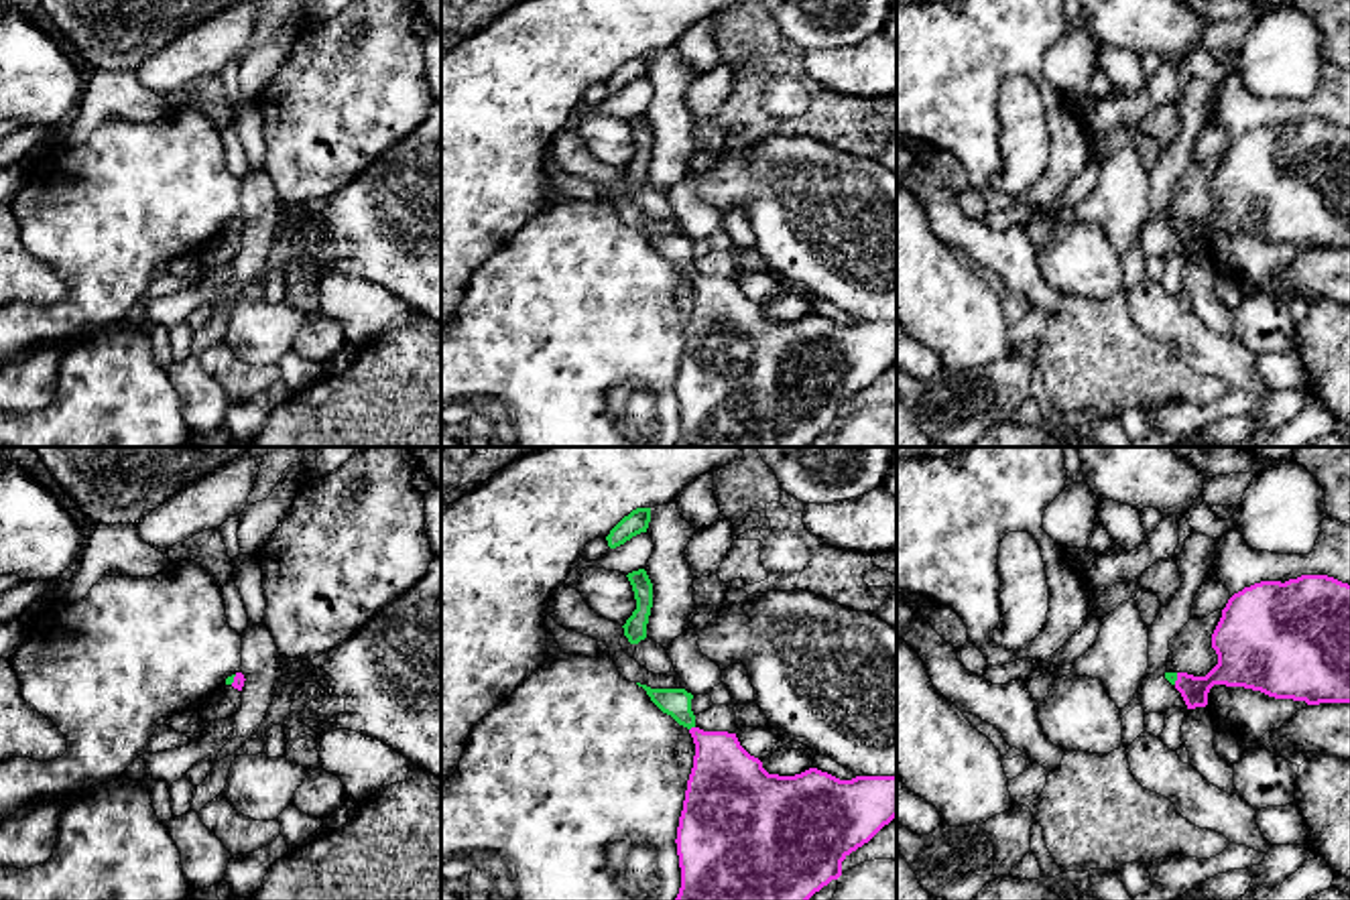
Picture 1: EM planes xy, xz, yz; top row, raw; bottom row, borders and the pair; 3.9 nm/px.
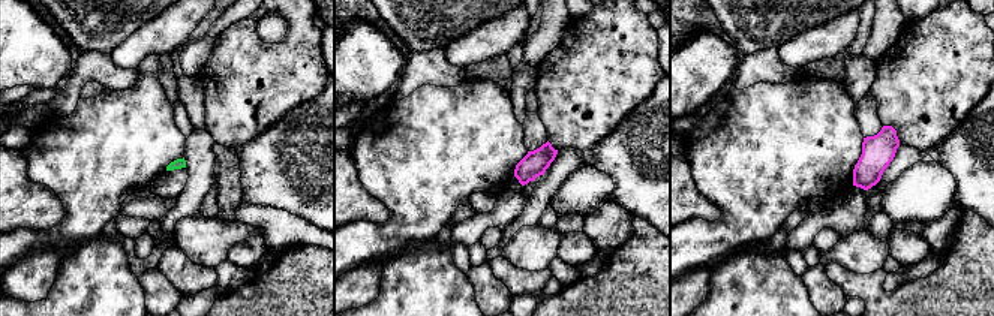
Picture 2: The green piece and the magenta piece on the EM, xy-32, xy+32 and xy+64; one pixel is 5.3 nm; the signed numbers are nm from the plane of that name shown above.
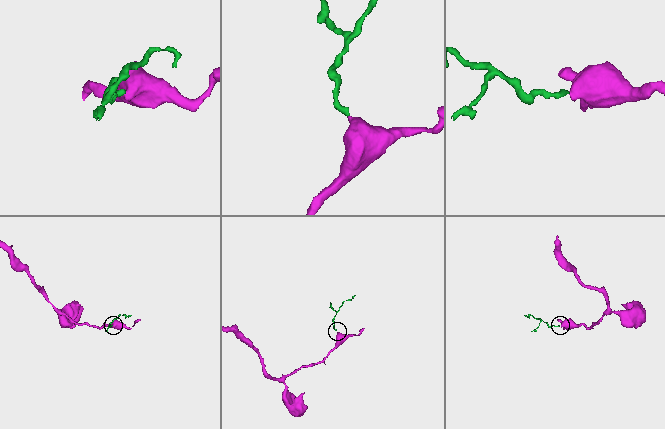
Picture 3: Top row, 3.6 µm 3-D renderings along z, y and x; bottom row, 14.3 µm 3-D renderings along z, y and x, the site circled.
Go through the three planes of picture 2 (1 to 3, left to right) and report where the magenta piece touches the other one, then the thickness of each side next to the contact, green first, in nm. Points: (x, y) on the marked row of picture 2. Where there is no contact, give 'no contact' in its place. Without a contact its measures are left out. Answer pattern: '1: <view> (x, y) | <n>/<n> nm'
1: no contact
2: no contact
3: no contact

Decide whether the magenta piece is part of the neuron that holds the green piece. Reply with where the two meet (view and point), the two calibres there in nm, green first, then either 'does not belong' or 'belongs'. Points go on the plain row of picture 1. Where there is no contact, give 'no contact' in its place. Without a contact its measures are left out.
xz (692, 271) | 110/280 nm | belongs

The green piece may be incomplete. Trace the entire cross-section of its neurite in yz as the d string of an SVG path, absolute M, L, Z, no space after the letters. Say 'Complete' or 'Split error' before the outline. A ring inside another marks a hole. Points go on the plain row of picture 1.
Split error. M1328 120L1261 126L1234 138L1212 179L1218 209L1206 221L1165 217L1187 254L1206 252L1214 230L1244 232L1275 244L1350 248L1350 130Z

